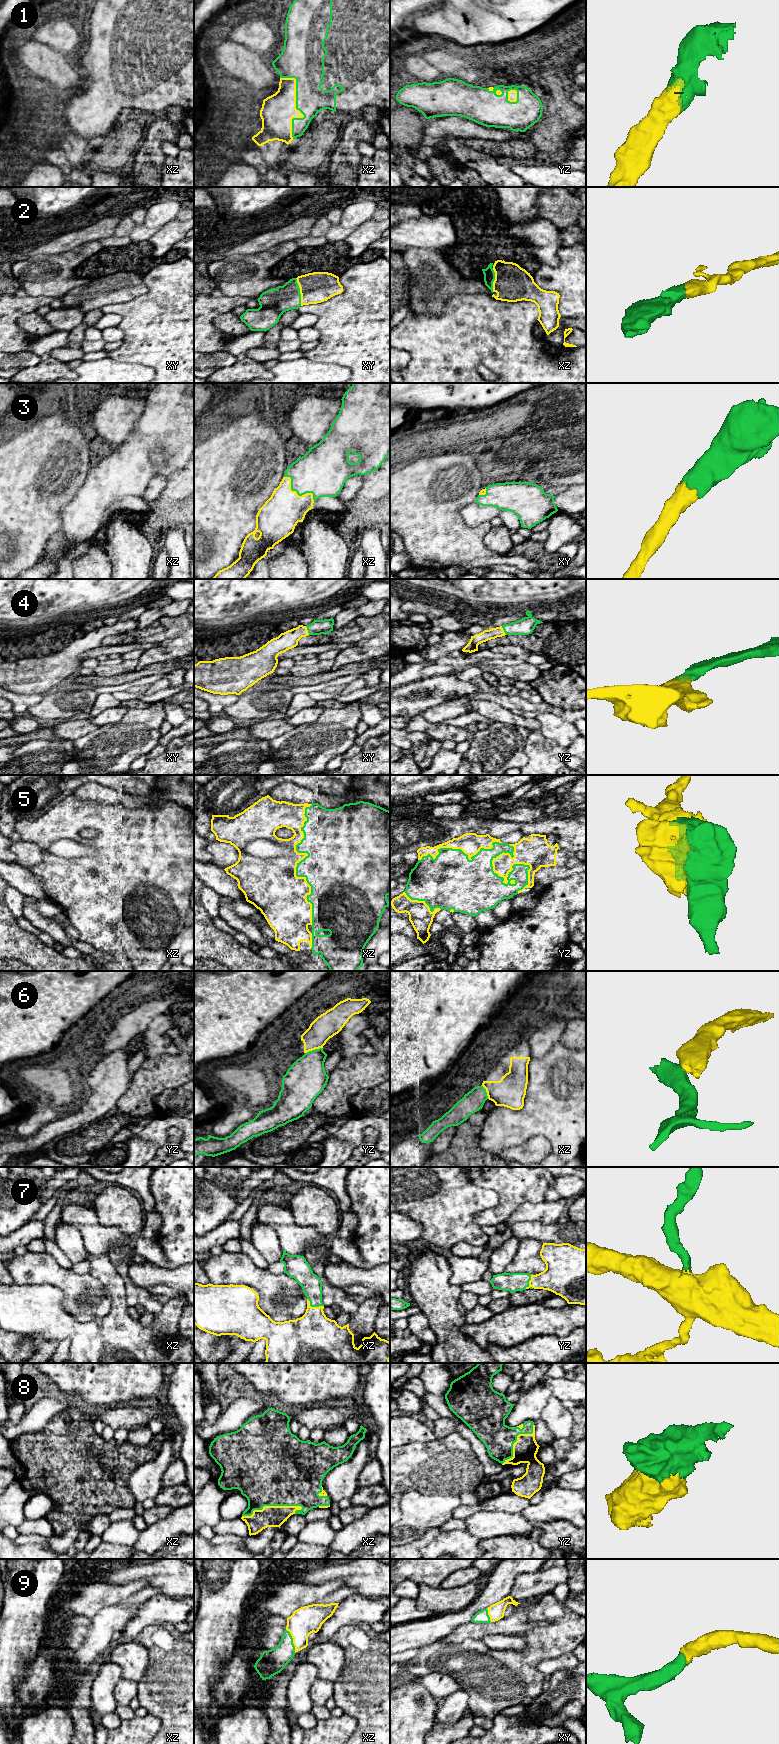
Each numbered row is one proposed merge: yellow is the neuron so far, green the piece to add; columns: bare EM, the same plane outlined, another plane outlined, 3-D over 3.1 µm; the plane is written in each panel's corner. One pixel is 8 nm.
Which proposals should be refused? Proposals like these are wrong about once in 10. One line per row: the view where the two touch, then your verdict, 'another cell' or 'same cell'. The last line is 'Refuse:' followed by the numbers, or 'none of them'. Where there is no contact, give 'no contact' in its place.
1: xz | same cell
2: xy | same cell
3: xz | same cell
4: xy | same cell
5: yz | same cell
6: yz | another cell
7: xz | same cell
8: xz | same cell
9: xz | same cell
Refuse: 6

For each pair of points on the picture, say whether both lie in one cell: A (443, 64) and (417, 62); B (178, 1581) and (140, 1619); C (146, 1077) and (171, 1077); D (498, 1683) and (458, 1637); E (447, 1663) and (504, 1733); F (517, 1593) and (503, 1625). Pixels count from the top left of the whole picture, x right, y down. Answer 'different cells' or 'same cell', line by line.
A: different cells
B: different cells
C: same cell
D: different cells
E: different cells
F: different cells

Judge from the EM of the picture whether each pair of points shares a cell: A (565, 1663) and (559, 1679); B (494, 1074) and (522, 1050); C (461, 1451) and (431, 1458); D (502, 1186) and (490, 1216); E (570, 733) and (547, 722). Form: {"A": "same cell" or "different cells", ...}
{"A": "different cells", "B": "same cell", "C": "same cell", "D": "same cell", "E": "same cell"}

